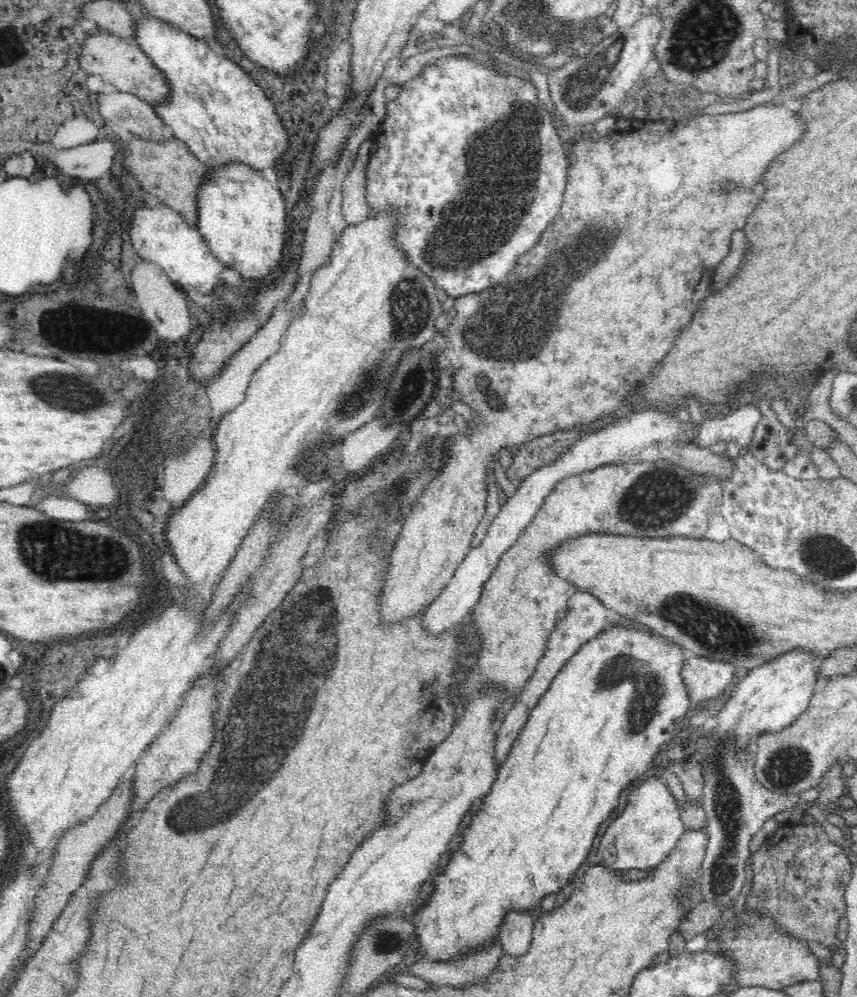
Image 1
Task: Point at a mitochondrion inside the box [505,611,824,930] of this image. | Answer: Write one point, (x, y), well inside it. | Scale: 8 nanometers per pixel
(618, 669)

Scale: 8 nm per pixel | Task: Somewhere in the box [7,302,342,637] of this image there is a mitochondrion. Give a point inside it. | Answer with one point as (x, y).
(104, 557)

